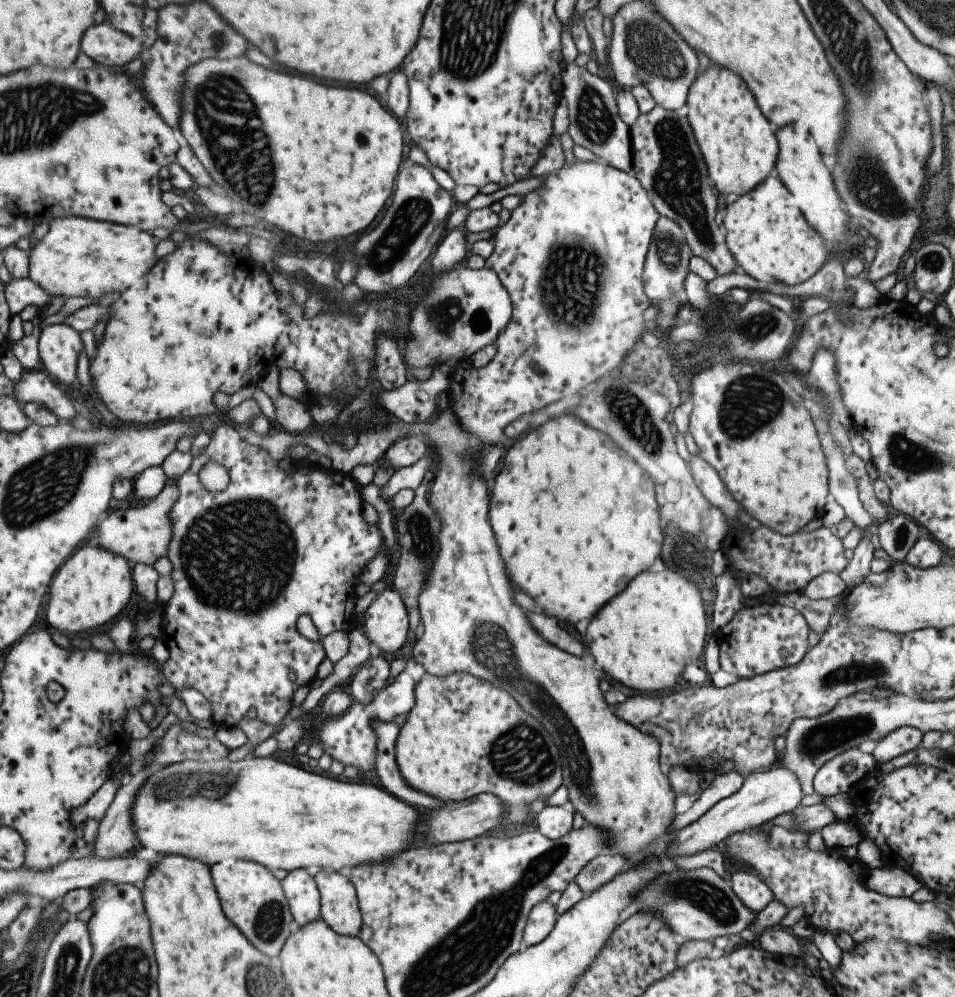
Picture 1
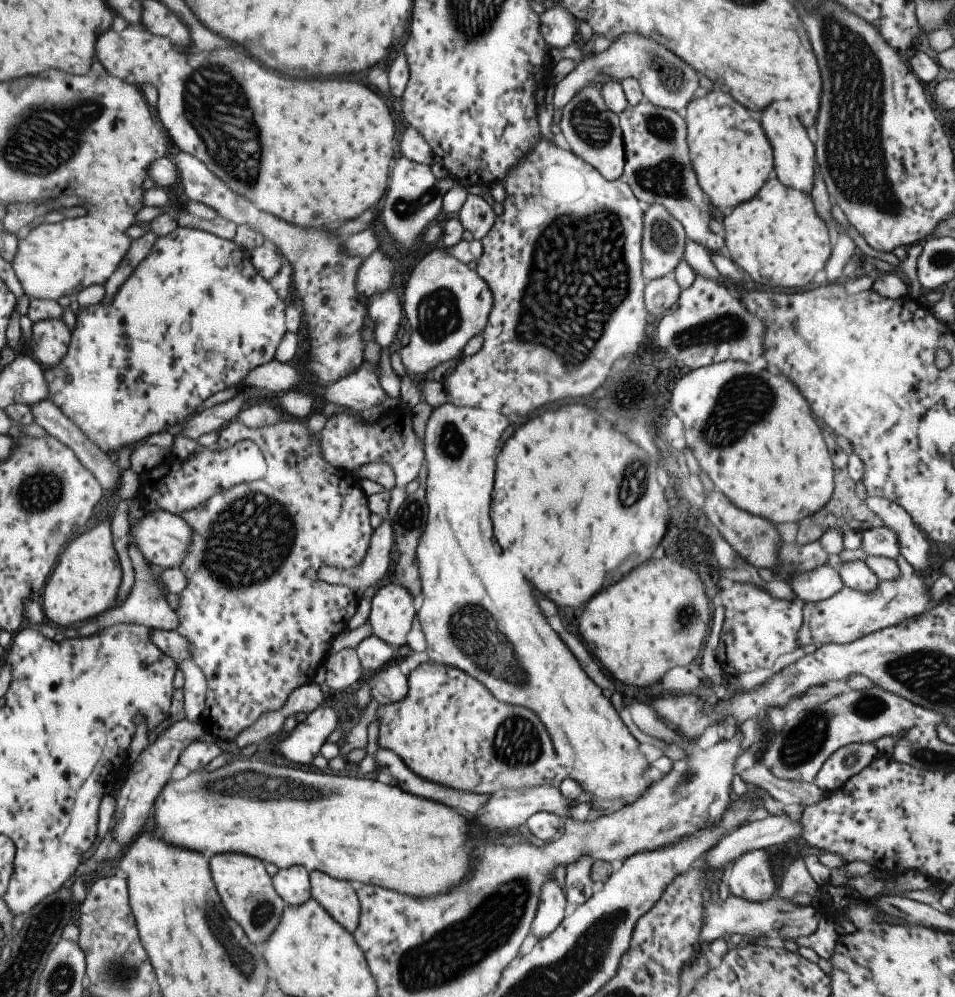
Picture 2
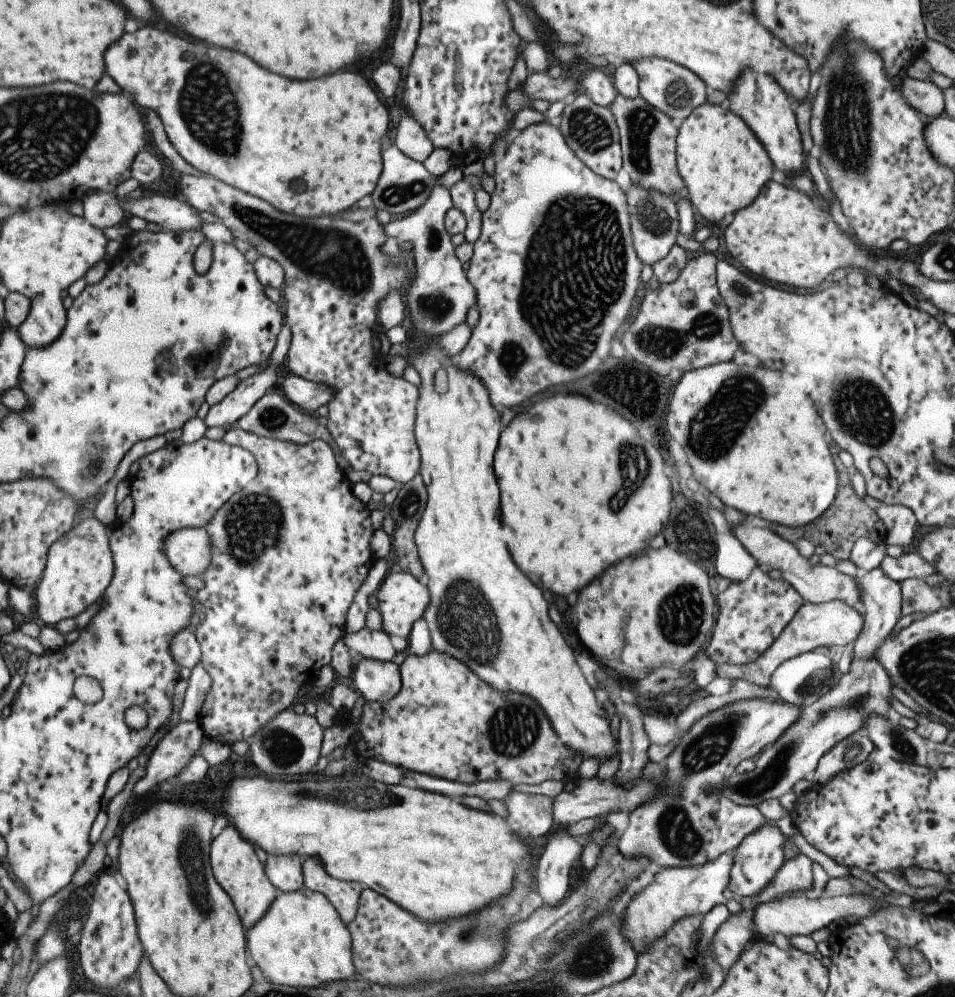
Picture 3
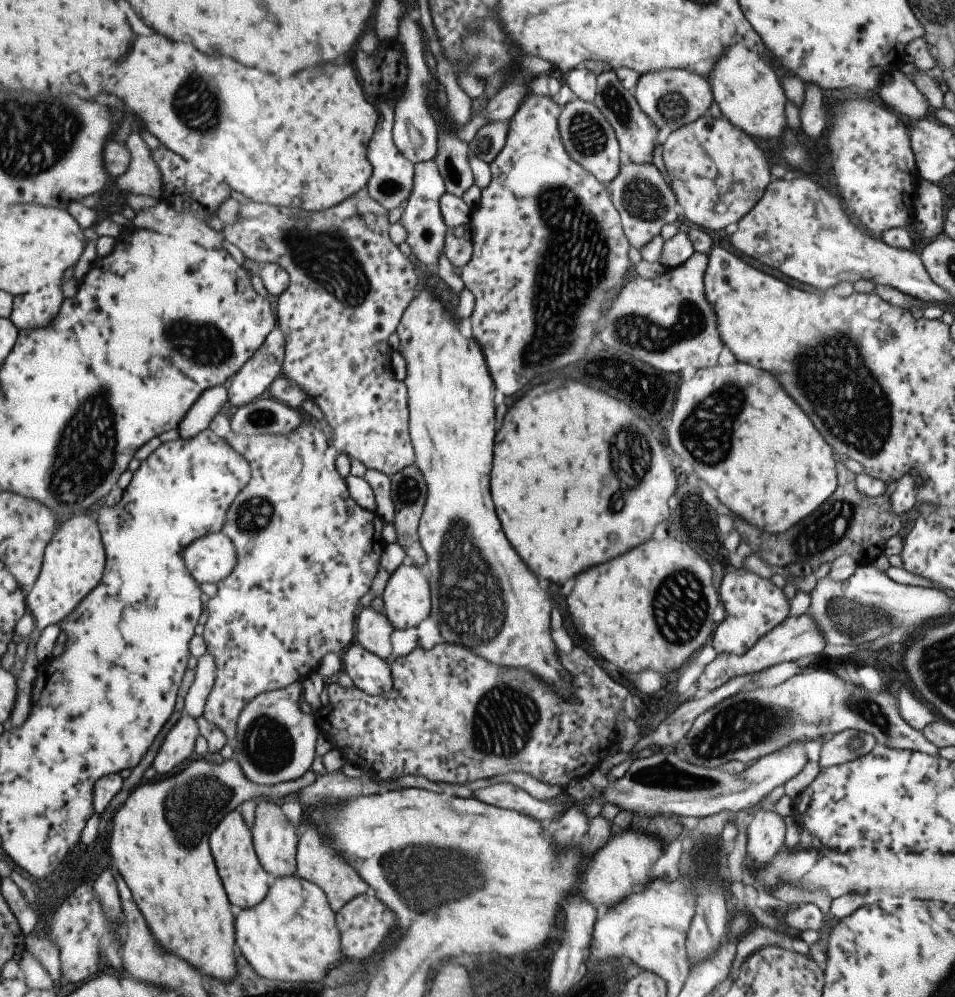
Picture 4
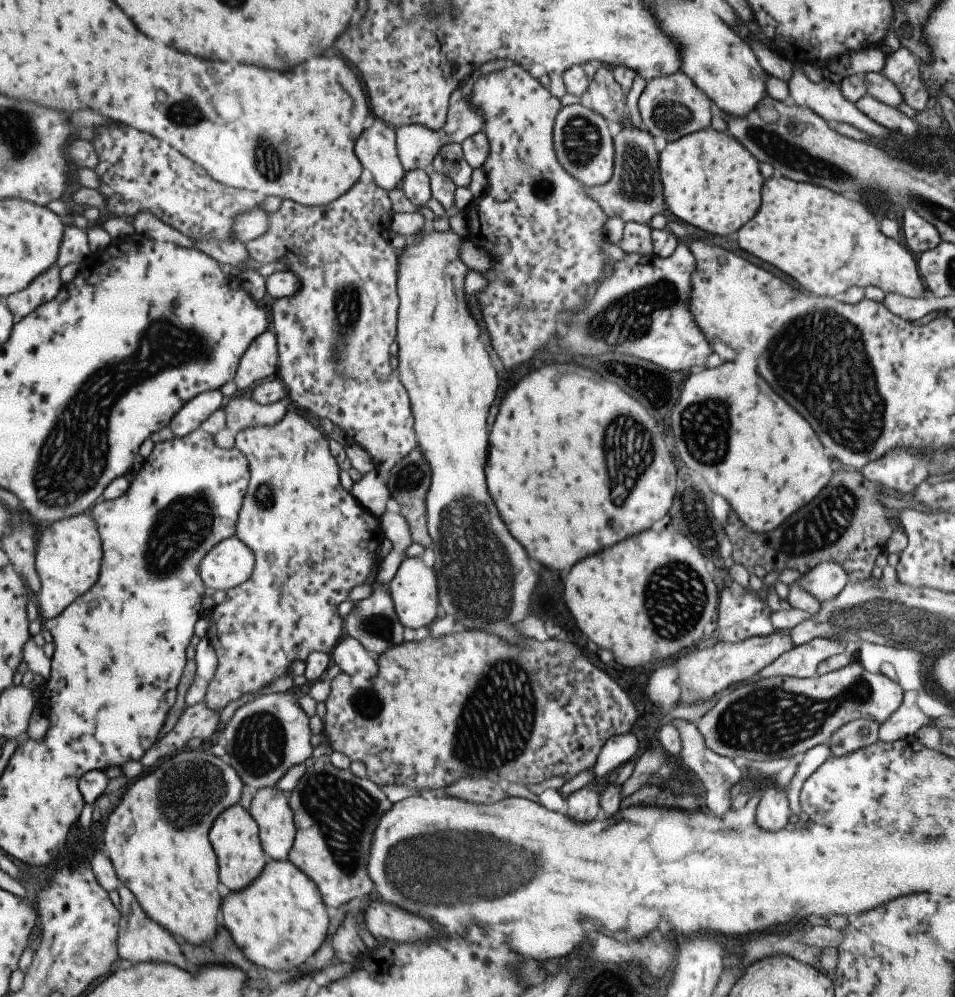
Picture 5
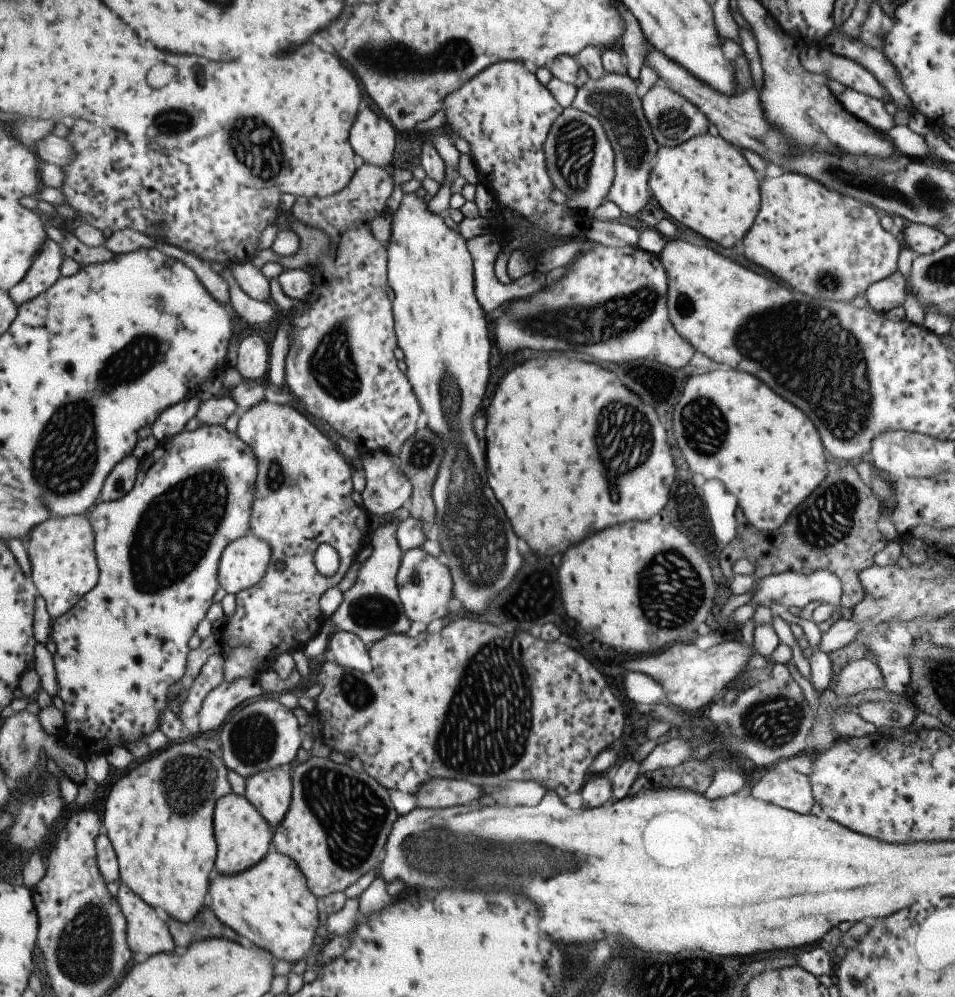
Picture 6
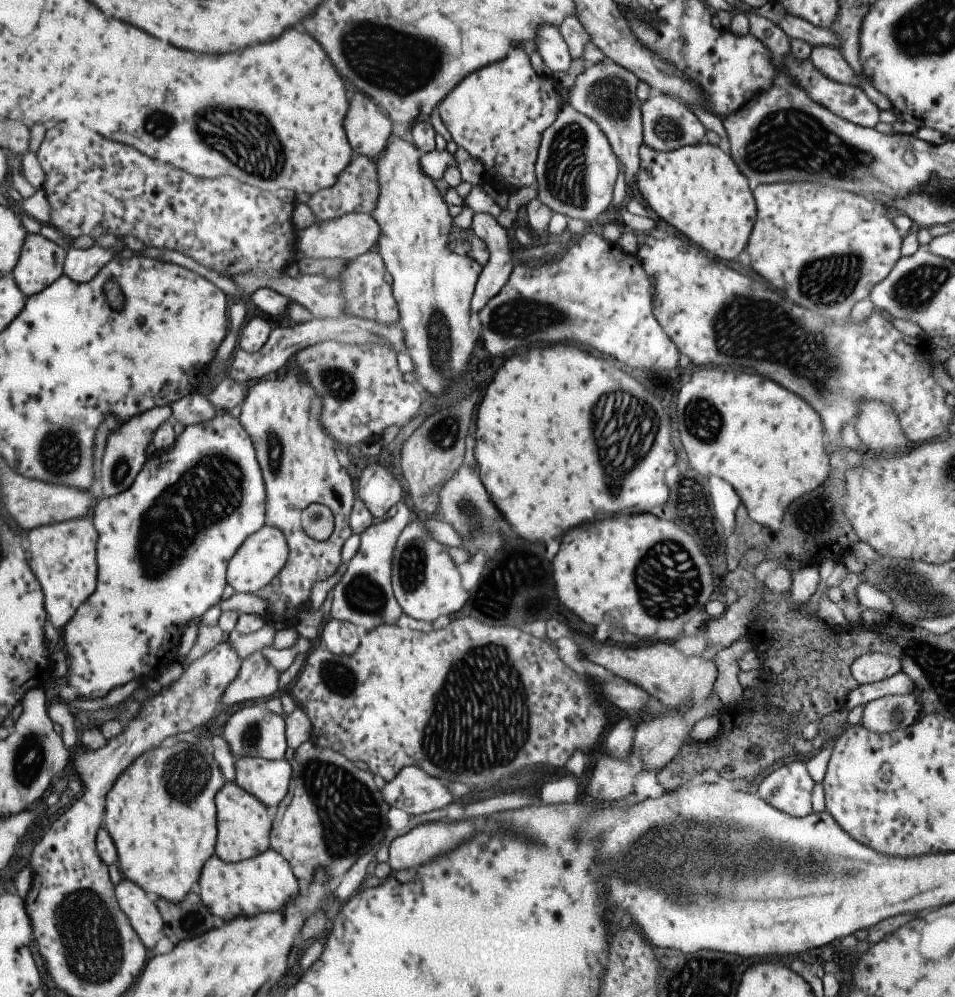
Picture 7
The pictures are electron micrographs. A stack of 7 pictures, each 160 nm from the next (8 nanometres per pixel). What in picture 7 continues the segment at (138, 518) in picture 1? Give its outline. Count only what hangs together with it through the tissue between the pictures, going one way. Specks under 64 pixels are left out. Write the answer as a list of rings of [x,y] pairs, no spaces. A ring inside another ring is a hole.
[[[263,526],[247,536],[237,551],[229,558],[225,570],[226,584],[235,593],[253,594],[264,588],[277,576],[287,561],[285,537],[273,526]]]

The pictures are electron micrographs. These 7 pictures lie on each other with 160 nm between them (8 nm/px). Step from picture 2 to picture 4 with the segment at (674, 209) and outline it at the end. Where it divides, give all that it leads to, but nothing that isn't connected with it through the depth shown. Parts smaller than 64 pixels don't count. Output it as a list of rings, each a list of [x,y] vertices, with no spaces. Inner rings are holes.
[[[606,68],[596,76],[595,96],[591,103],[601,111],[613,129],[622,158],[637,164],[651,163],[651,150],[658,144],[656,140],[658,129],[652,120],[649,120],[649,117],[641,112],[637,101],[626,88],[622,87],[613,70]]]

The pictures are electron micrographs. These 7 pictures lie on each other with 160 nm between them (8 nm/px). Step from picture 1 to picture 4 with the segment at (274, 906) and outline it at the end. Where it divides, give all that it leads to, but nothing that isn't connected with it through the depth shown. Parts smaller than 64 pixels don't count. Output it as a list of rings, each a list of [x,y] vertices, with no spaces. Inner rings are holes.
[[[235,809],[231,812],[228,812],[217,823],[217,826],[209,833],[209,850],[211,850],[211,856],[213,856],[214,863],[216,864],[216,869],[220,881],[222,882],[222,887],[224,893],[226,894],[227,900],[235,910],[252,907],[264,898],[268,889],[267,883],[265,882],[267,873],[261,864],[259,864],[253,848],[250,828],[245,825],[245,822],[243,821],[239,811]]]

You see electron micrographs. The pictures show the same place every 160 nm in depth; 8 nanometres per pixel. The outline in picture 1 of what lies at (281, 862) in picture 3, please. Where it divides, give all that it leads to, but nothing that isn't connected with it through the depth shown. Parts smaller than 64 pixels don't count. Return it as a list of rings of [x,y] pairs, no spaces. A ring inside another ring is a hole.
[[[303,868],[289,871],[280,884],[297,926],[305,926],[320,917],[320,897],[314,878]]]

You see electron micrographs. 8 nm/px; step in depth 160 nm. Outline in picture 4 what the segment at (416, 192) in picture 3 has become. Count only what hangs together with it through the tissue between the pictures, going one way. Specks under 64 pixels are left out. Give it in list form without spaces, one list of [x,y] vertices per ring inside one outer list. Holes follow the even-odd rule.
[[[379,100],[381,124],[374,128],[371,140],[367,144],[366,159],[371,165],[371,174],[366,182],[368,195],[388,211],[400,206],[403,200],[407,200],[413,184],[413,163],[409,162],[394,145],[392,139],[392,116],[395,101]]]

